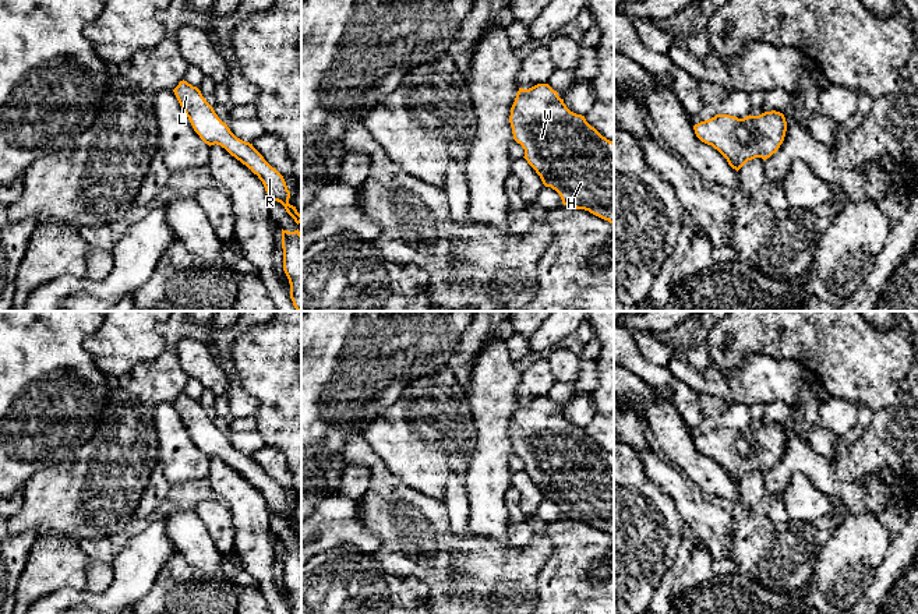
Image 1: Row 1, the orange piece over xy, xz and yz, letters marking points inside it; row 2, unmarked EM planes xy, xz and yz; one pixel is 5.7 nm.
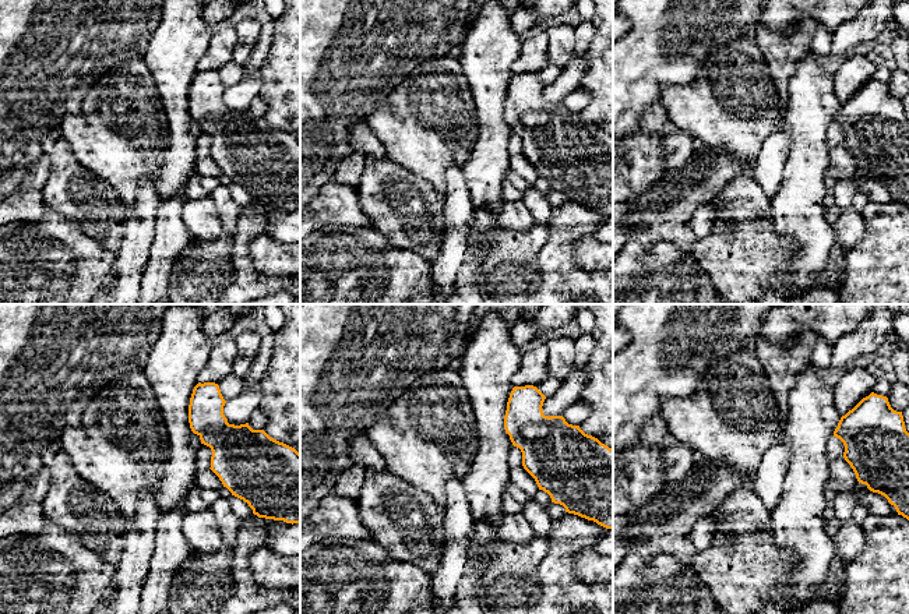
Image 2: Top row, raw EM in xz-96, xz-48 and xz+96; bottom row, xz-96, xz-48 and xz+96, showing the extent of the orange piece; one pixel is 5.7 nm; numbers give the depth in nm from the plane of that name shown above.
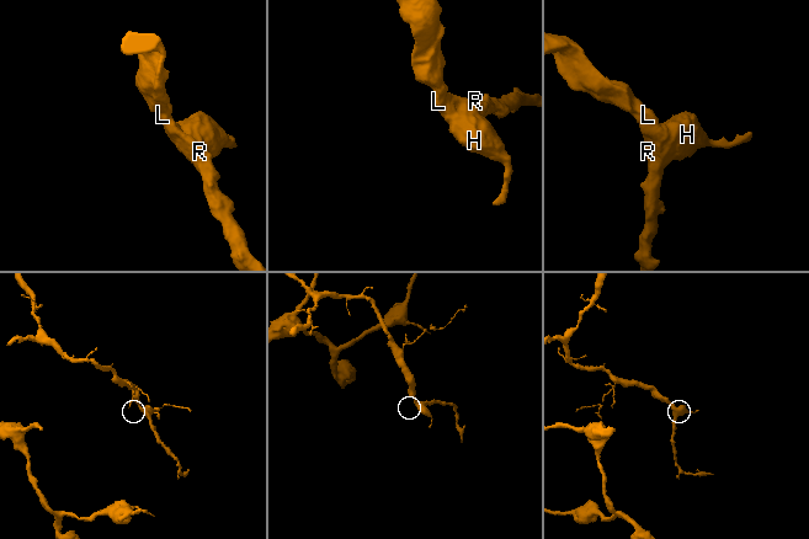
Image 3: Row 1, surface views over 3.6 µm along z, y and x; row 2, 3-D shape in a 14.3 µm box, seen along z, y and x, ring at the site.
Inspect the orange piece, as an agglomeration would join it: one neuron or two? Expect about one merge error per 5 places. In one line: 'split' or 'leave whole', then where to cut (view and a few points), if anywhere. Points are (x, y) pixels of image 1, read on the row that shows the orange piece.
leave whole | no cut

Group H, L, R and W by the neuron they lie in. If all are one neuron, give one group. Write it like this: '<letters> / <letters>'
H L R W

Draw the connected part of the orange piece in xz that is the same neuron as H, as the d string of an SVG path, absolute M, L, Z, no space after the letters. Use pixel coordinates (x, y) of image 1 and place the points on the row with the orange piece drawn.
M548 84L519 88L511 107L509 123L513 140L525 149L525 159L545 187L555 190L564 205L585 209L614 225L614 142L592 127L585 116L571 112Z

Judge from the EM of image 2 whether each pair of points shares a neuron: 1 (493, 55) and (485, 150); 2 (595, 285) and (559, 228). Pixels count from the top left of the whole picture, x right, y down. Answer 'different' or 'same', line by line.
1: same
2: same

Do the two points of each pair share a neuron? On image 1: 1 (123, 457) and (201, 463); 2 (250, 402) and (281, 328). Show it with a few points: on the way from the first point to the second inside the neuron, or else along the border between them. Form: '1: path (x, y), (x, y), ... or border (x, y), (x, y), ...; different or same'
1: border (155, 427), (158, 462); different
2: border (237, 383), (257, 399), (258, 409), (256, 415); different

